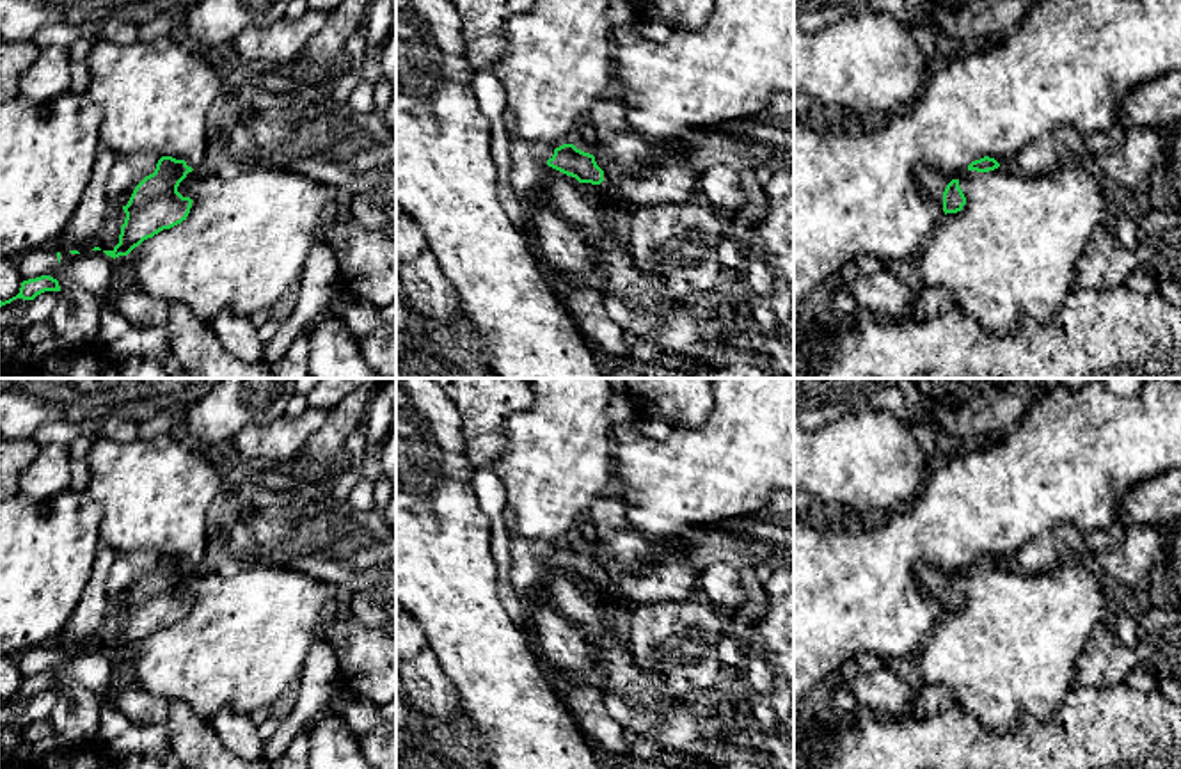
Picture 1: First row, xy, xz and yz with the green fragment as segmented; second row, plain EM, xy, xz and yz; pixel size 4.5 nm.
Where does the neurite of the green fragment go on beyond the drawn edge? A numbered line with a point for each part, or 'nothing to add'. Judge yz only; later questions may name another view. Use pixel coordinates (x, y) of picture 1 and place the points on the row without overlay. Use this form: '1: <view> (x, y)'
1: yz (933, 578)

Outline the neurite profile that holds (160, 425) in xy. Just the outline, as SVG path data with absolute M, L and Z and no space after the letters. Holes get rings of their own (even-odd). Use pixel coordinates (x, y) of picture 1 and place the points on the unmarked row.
M163 412L139 424L139 439L153 440L162 435L170 435L170 428L172 414Z

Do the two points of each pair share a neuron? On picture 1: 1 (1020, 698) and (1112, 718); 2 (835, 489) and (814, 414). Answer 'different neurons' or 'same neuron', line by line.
1: different neurons
2: different neurons

